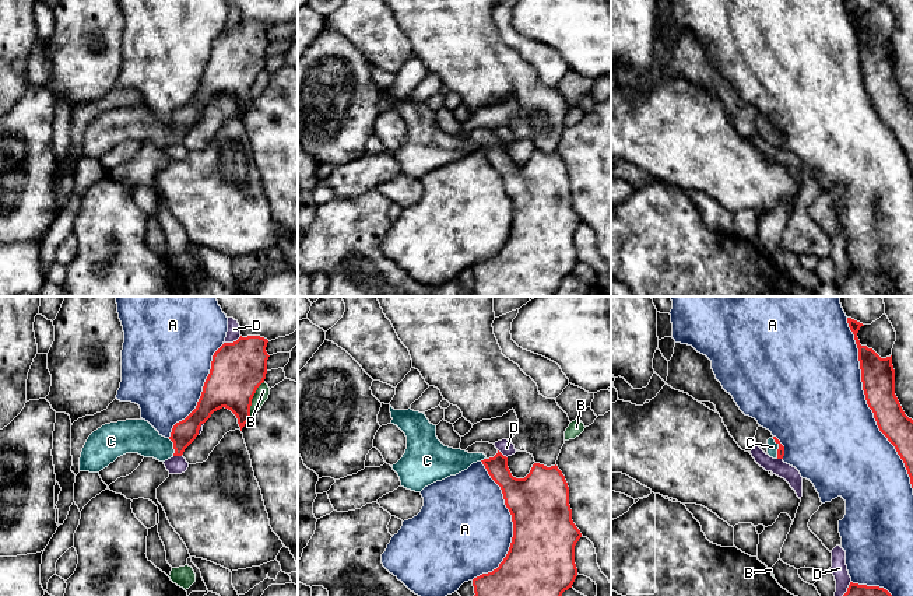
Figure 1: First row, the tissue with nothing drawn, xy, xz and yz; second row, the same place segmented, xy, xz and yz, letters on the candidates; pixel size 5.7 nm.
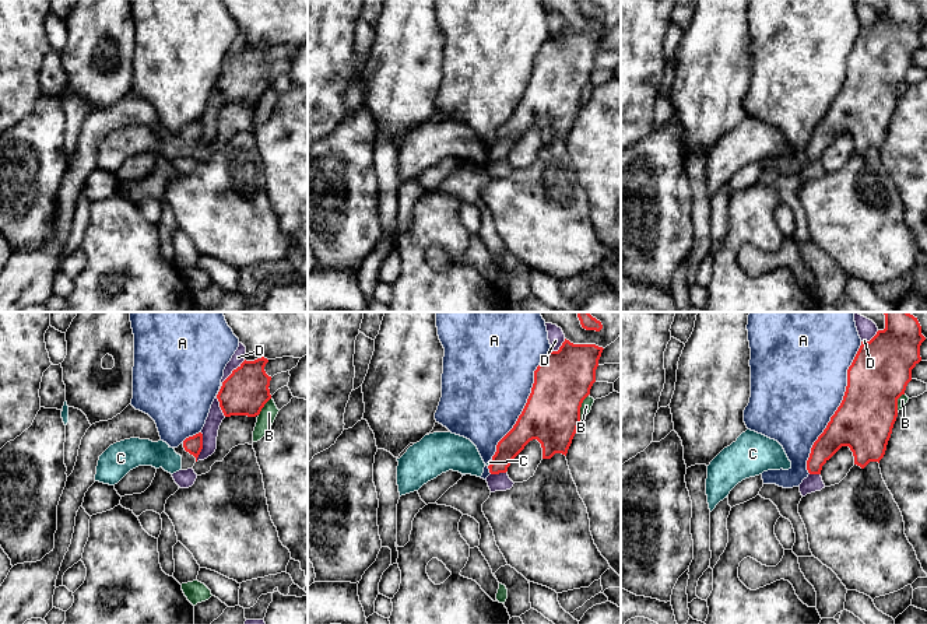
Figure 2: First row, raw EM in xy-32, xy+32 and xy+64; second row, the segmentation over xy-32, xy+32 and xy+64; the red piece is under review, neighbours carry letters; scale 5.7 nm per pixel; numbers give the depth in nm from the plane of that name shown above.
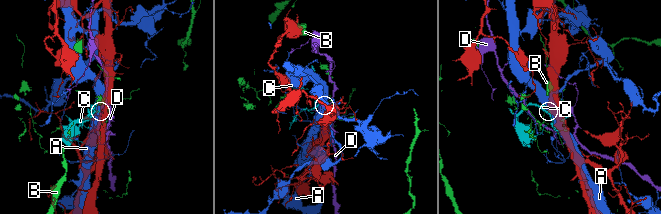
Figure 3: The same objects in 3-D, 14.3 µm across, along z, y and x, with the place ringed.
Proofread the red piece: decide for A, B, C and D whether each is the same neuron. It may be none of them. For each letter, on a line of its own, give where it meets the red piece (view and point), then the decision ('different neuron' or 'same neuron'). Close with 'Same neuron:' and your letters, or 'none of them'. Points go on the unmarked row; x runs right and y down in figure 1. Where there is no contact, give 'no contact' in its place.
A: yz (867, 90) | different neuron
B: xy (252, 84) | different neuron
C: yz (779, 135) | same neuron
D: xy (234, 28) | different neuron
Same neuron: C

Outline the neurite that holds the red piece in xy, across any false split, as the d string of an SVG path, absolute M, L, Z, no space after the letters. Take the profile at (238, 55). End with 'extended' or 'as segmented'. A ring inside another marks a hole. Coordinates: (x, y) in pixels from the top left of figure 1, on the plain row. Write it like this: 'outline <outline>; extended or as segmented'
outline M260 22L239 24L233 29L224 29L213 42L211 56L204 69L201 83L196 95L172 115L171 123L162 123L145 106L126 106L105 111L94 118L81 139L80 158L99 159L117 144L126 140L138 140L144 144L154 144L165 148L173 143L182 143L185 136L196 126L200 113L211 101L222 94L231 97L242 115L250 105L252 85L257 74L264 69L267 60L268 41L266 38L268 27Z; extended

